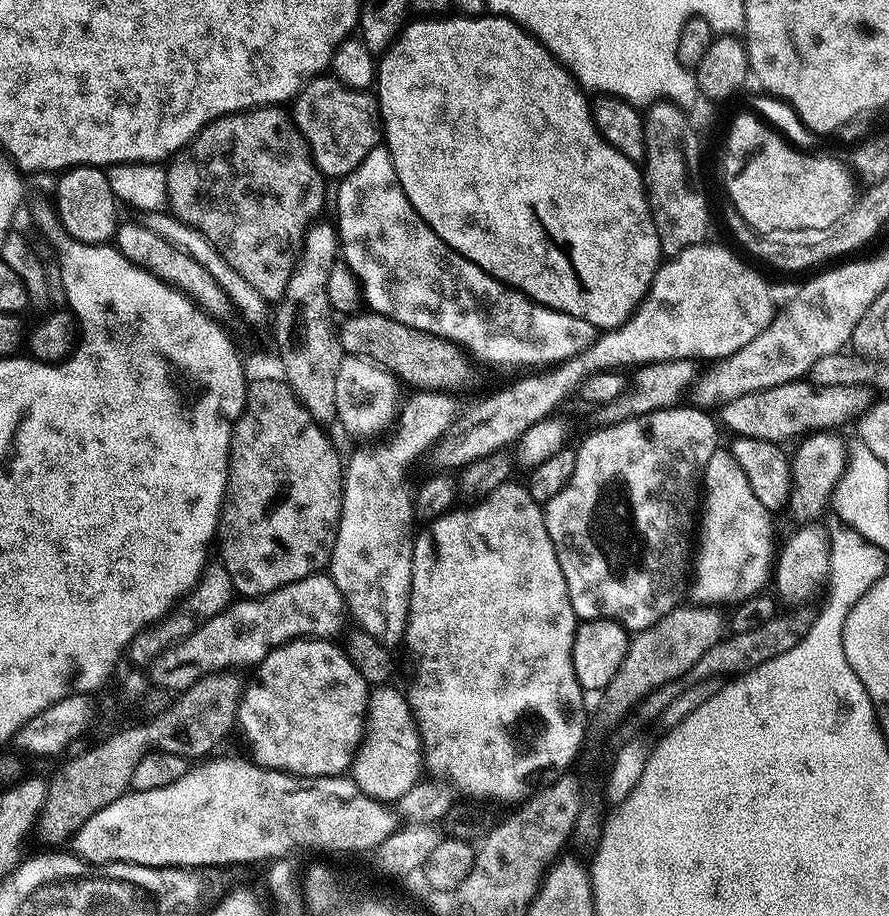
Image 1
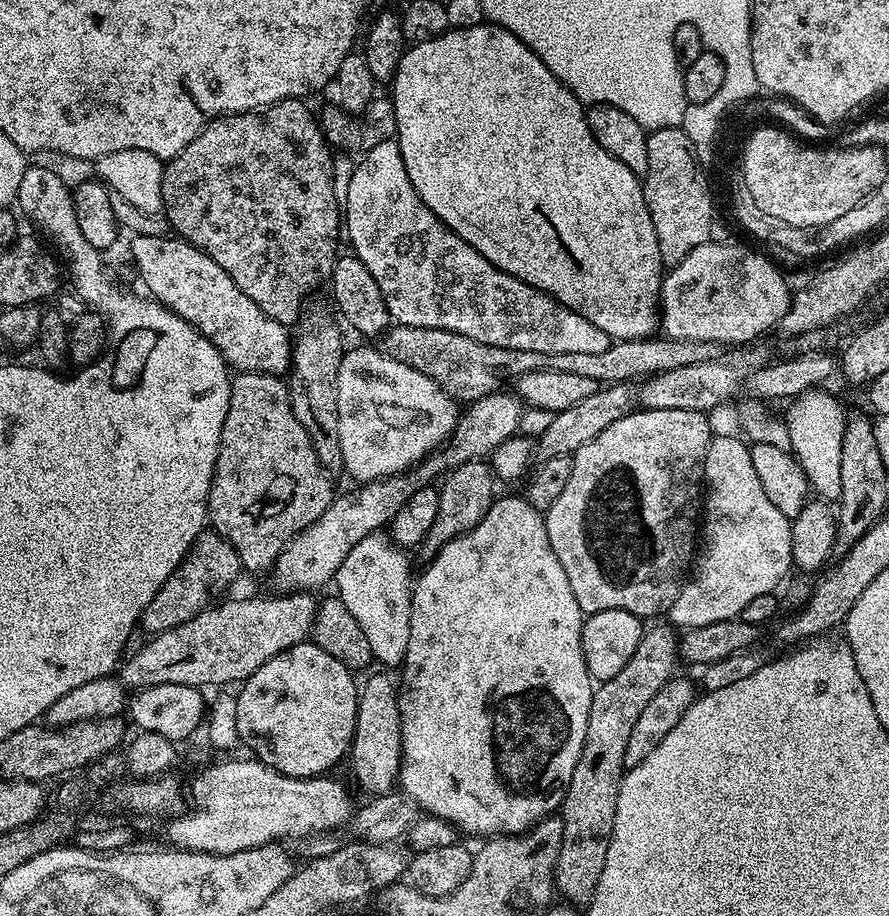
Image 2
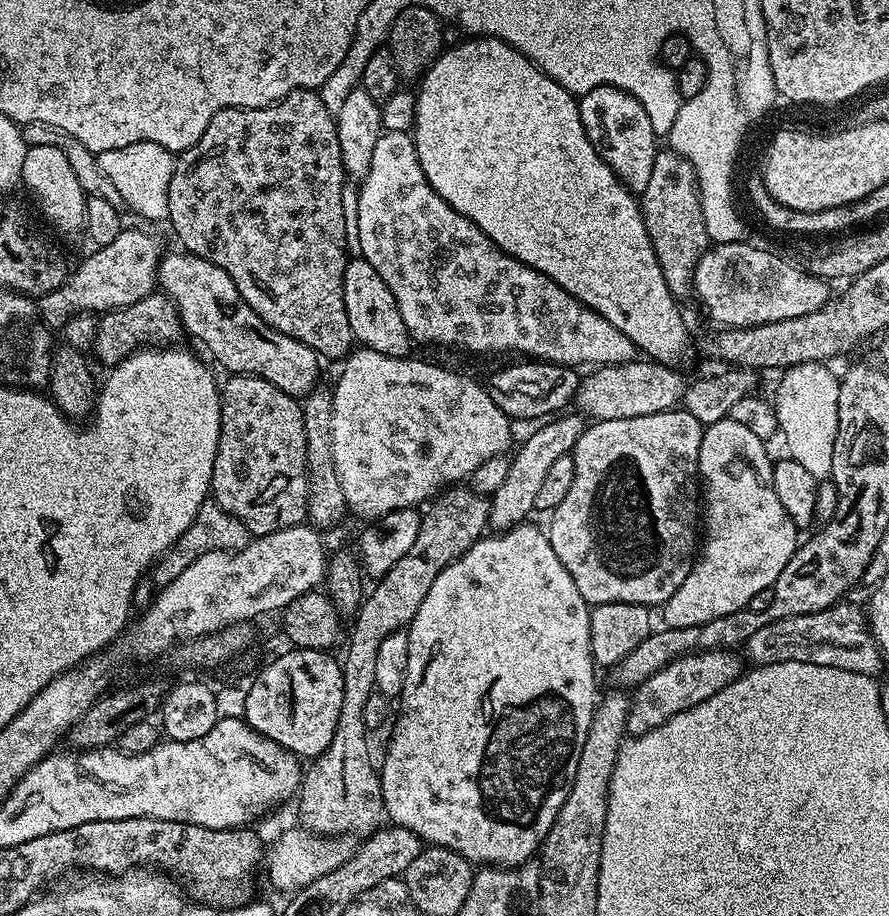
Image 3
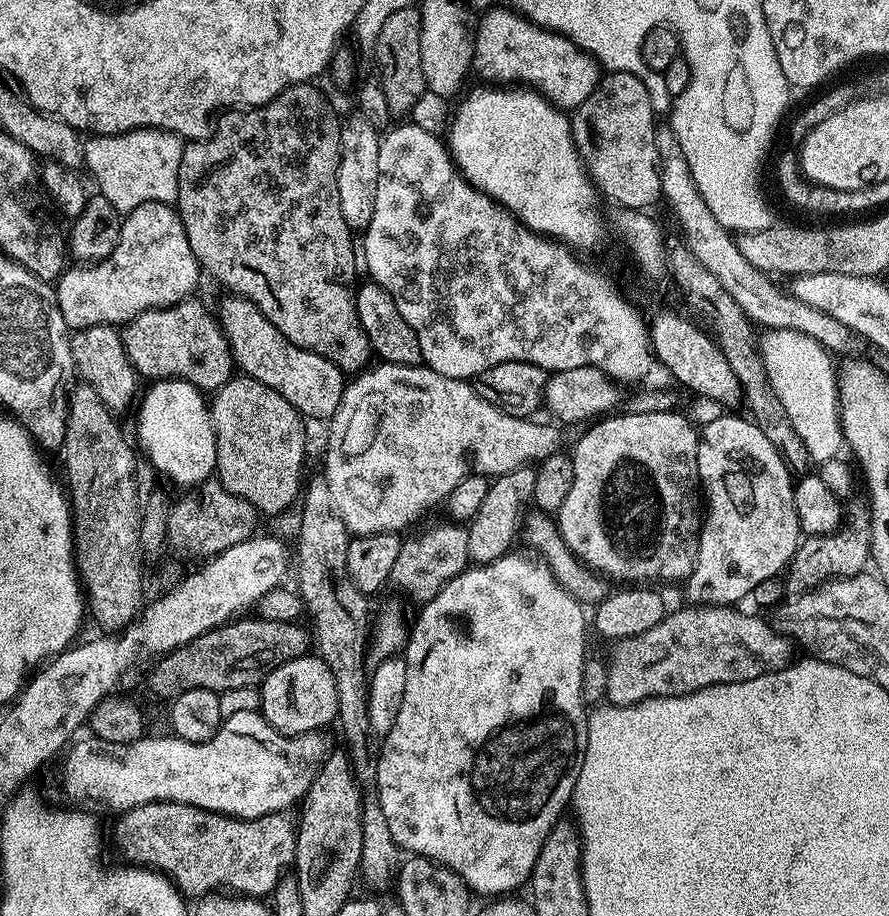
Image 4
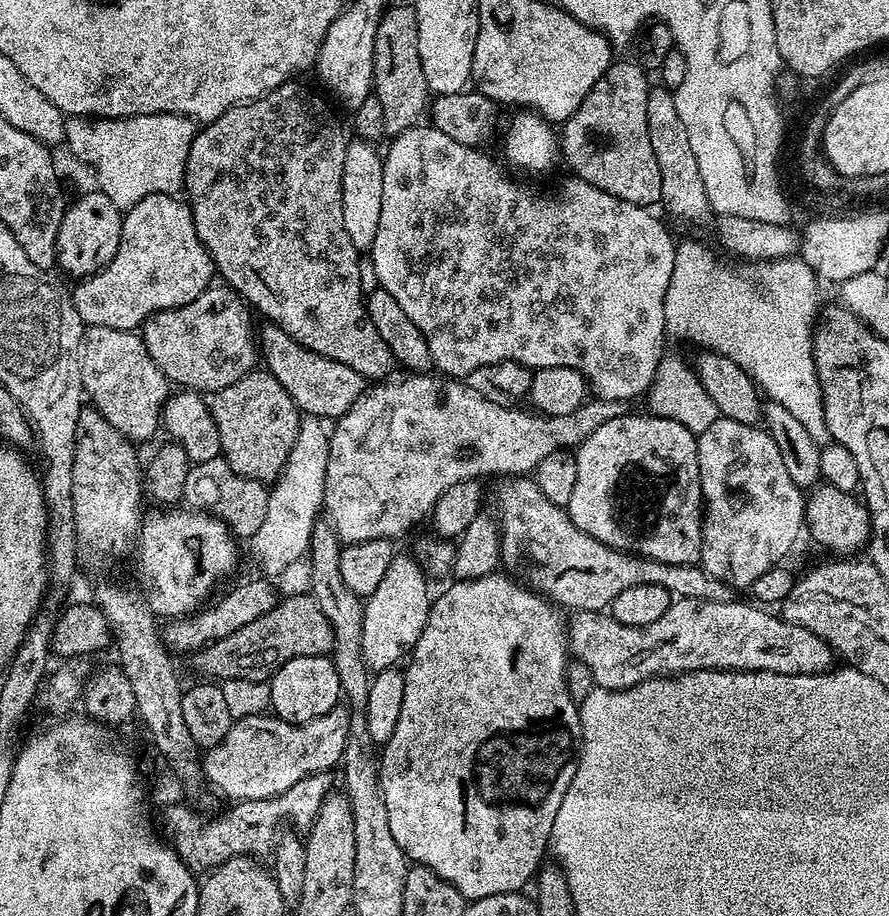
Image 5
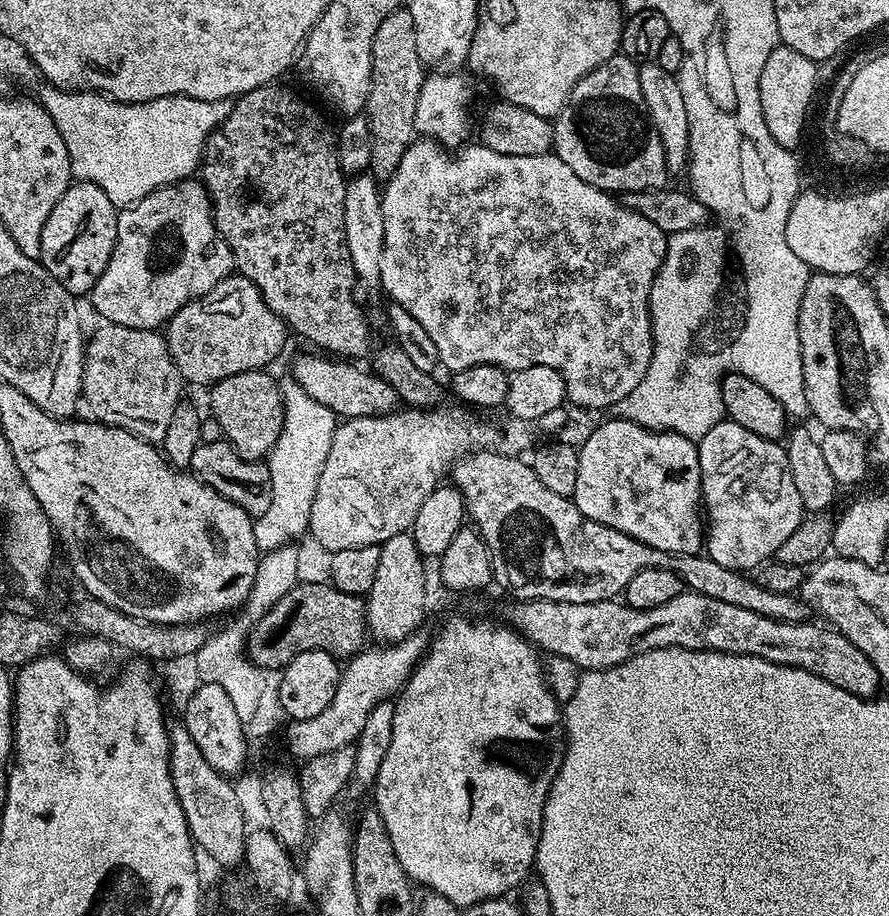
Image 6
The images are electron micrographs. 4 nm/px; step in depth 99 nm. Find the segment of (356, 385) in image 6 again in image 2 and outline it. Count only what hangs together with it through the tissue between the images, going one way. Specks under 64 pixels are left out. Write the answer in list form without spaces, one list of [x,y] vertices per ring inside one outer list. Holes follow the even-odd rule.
[[[172,234],[132,236],[130,242],[132,260],[136,263],[136,272],[140,275],[141,282],[148,287],[147,295],[197,328],[220,351],[229,369],[236,372],[265,372],[267,376],[278,377],[283,377],[291,369],[293,337],[289,329],[270,319],[257,304],[250,302],[250,298],[242,294],[242,290],[238,290],[234,278],[230,278],[230,274],[226,274],[226,270],[222,270],[218,262],[214,262],[187,240],[181,240]]]

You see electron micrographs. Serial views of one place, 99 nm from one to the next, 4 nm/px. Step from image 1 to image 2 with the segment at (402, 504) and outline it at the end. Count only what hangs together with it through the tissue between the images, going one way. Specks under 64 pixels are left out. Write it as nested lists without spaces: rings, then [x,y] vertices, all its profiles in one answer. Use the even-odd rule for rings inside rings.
[[[383,531],[371,532],[338,566],[334,585],[338,598],[358,618],[362,634],[370,641],[373,661],[380,664],[403,665],[404,655],[410,646],[410,614],[414,571],[408,565],[409,553],[399,547],[391,535]]]

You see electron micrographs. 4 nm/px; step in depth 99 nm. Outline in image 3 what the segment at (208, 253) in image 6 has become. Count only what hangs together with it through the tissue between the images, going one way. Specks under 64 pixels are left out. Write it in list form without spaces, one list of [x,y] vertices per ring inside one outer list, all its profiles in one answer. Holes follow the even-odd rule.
[[[125,227],[114,242],[99,245],[80,265],[71,269],[61,288],[39,297],[38,316],[49,329],[63,329],[72,316],[89,312],[103,314],[113,308],[125,308],[146,298],[157,287],[156,272],[160,269],[160,240],[140,228]]]

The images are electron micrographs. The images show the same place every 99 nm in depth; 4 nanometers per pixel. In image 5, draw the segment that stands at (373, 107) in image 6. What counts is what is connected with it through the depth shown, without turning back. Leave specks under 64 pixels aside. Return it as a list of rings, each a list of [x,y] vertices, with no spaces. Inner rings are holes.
[[[411,3],[389,7],[384,17],[380,20],[378,30],[374,34],[374,70],[372,71],[373,95],[375,95],[384,112],[384,133],[387,137],[395,138],[406,130],[415,127],[430,102],[430,91],[426,77],[422,72],[422,58],[418,52],[418,20]]]

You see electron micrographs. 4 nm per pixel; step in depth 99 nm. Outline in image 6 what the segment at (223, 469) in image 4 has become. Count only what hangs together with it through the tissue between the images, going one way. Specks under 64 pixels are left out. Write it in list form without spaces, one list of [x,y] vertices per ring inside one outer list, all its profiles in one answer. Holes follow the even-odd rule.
[[[255,368],[242,374],[230,374],[230,378],[222,378],[211,385],[208,404],[212,407],[211,417],[218,421],[223,432],[223,439],[231,444],[237,452],[252,458],[264,458],[277,445],[280,432],[283,430],[284,397],[281,385],[271,376],[271,371]]]

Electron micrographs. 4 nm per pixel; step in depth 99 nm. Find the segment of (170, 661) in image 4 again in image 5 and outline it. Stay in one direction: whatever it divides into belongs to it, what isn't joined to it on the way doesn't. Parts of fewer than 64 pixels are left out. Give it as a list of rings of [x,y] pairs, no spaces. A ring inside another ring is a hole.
[[[288,596],[281,599],[262,618],[254,618],[250,626],[242,626],[242,630],[234,630],[226,638],[213,644],[207,644],[191,657],[192,664],[201,672],[201,677],[220,682],[234,678],[267,681],[286,662],[303,656],[328,656],[332,643],[336,640],[326,614],[322,614],[322,606],[318,606],[316,597]]]

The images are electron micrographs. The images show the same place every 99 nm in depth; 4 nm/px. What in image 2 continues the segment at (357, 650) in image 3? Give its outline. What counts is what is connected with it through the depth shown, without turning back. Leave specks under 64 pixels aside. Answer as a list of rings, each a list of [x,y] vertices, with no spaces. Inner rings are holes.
[[[471,460],[462,466],[451,469],[443,477],[442,483],[439,485],[440,501],[438,502],[438,518],[434,518],[434,526],[430,526],[430,534],[426,534],[426,538],[420,544],[418,555],[421,561],[427,562],[442,550],[442,546],[446,546],[446,542],[450,542],[454,538],[458,538],[462,534],[466,534],[474,526],[478,526],[478,522],[484,520],[484,515],[490,510],[492,501],[497,499],[498,481],[492,474],[491,463],[484,460]]]

